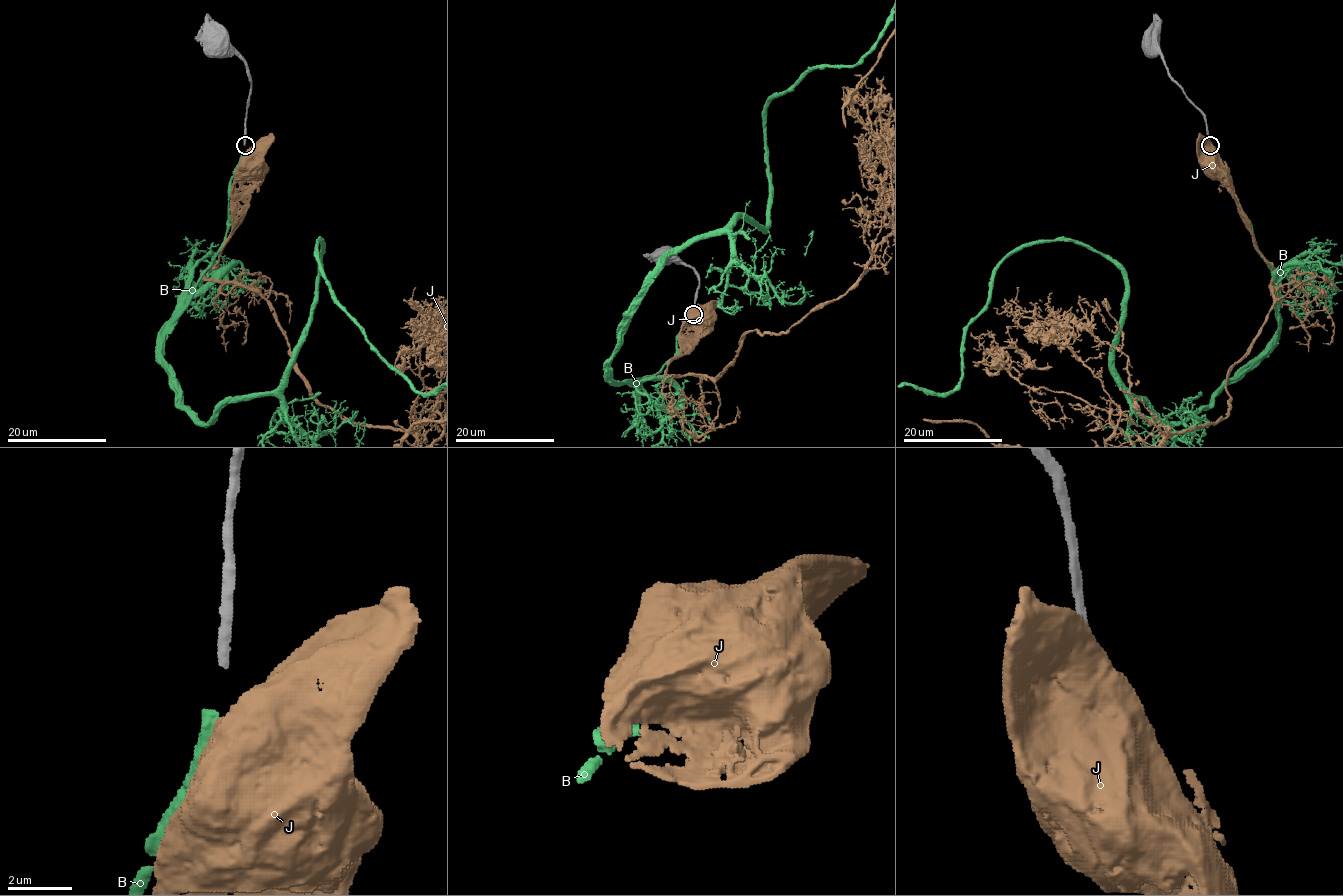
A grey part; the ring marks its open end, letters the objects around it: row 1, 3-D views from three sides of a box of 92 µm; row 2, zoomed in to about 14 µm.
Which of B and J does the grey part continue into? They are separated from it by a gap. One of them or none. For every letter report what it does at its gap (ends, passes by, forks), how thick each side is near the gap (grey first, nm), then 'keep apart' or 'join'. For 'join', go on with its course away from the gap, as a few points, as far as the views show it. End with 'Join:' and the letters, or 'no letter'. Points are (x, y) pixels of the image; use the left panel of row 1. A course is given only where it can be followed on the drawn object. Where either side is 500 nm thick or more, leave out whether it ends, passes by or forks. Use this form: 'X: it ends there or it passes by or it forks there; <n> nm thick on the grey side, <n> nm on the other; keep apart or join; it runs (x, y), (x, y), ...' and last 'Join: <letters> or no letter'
B: it ends there; 280 nm thick on the grey side, 440 nm on the other; join
J: 280 nm thick on the grey side, 1050 nm on the other; keep apart
Join: B

